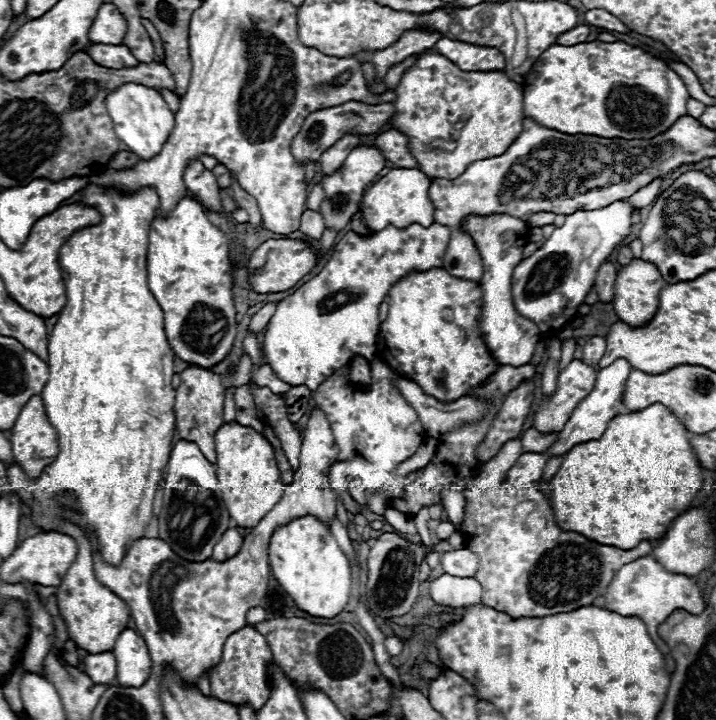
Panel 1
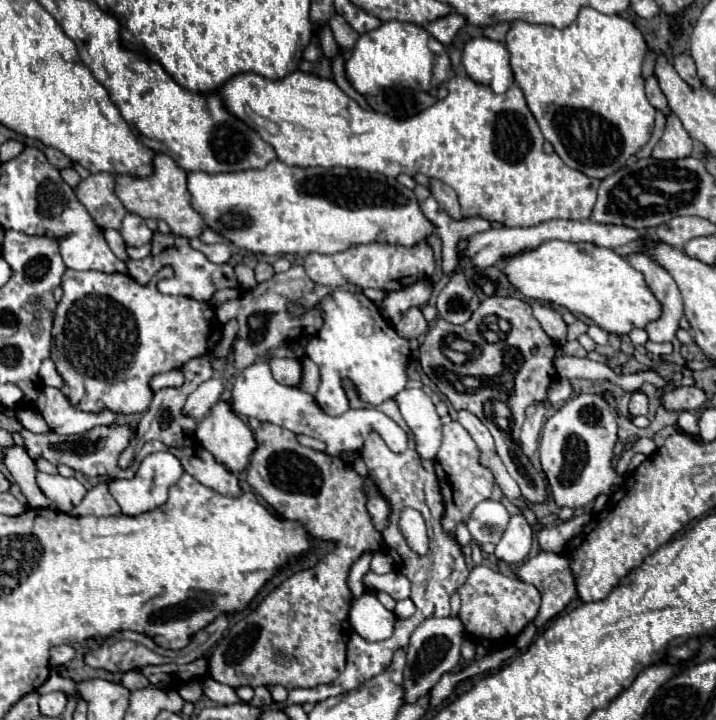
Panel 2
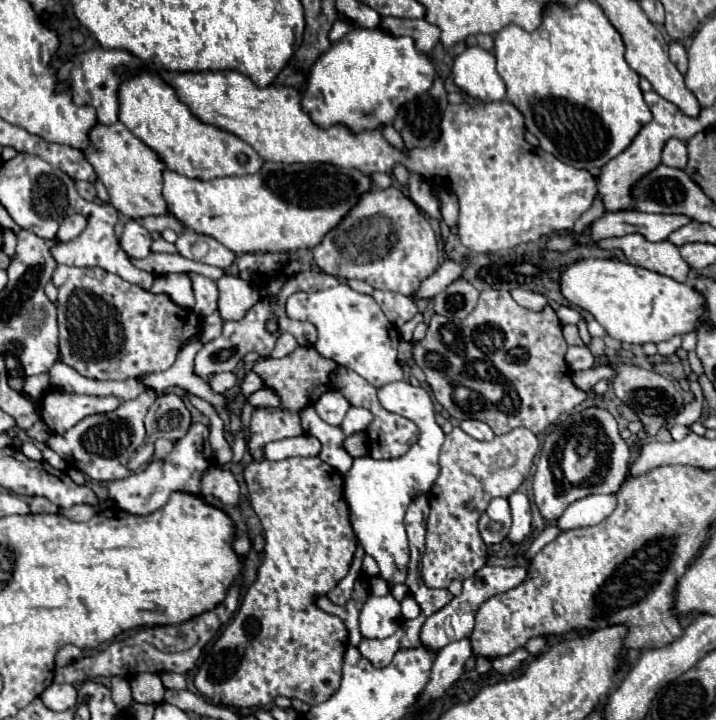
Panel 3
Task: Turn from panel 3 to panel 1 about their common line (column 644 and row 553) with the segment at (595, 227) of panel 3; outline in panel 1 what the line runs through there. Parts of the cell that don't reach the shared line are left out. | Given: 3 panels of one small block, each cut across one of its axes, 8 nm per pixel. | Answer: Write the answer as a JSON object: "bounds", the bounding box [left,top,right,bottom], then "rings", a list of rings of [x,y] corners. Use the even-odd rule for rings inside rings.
{"bounds":[212,528,242,562],"rings":[[[228,528],[224,534],[222,534],[222,540],[218,540],[218,544],[214,546],[214,554],[212,558],[218,560],[218,562],[224,562],[228,558],[234,558],[240,548],[242,548],[242,536],[236,528]]]}

